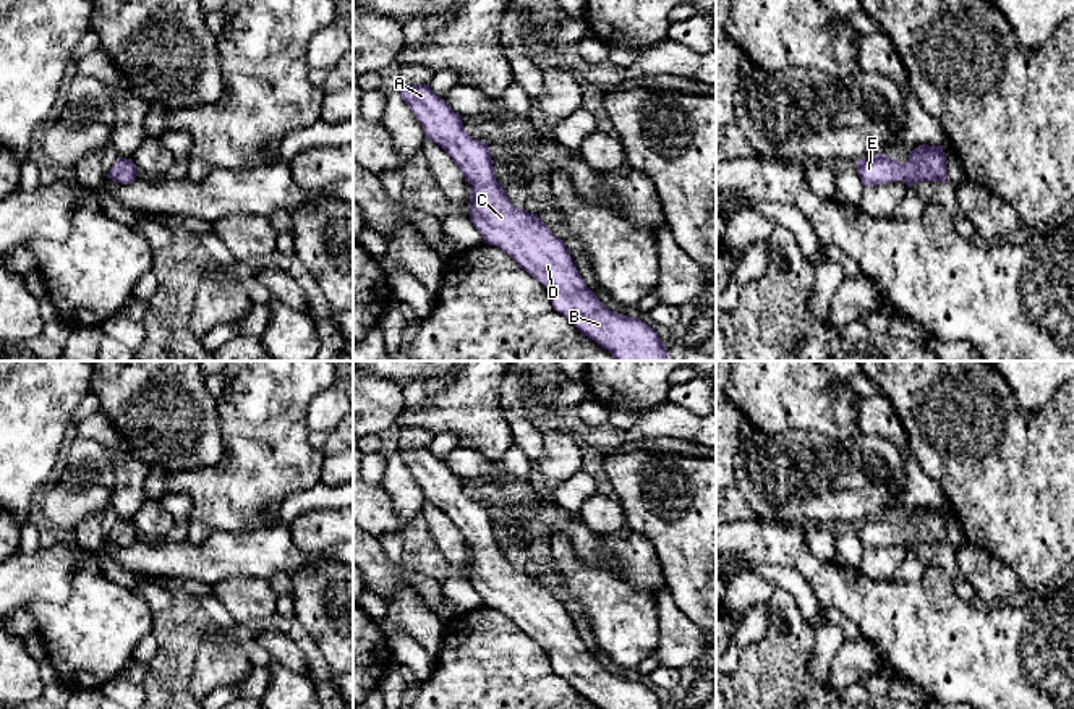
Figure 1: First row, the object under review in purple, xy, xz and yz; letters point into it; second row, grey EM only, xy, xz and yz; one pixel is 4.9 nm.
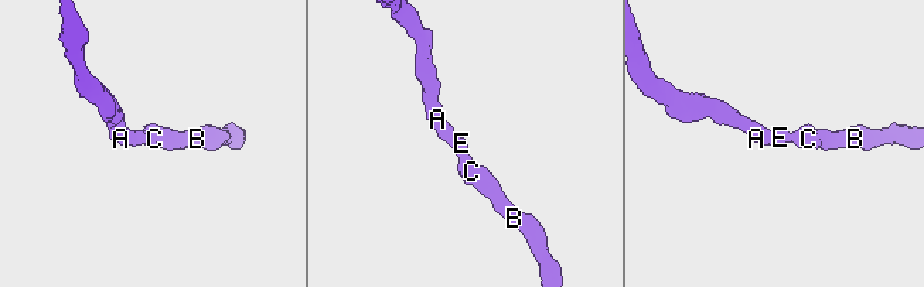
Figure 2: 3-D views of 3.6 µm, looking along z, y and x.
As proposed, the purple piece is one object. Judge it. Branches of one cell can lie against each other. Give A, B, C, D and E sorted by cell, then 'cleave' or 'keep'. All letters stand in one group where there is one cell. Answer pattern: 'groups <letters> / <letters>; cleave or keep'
groups A B C D E; keep

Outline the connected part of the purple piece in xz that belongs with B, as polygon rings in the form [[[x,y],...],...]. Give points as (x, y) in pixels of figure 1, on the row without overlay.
[[[429,447],[398,448],[424,500],[441,508],[473,549],[470,583],[484,605],[501,610],[549,654],[556,673],[601,709],[666,709],[638,680],[607,672],[578,636],[565,605],[538,576],[510,565],[496,542],[486,505],[473,502],[460,478]]]

